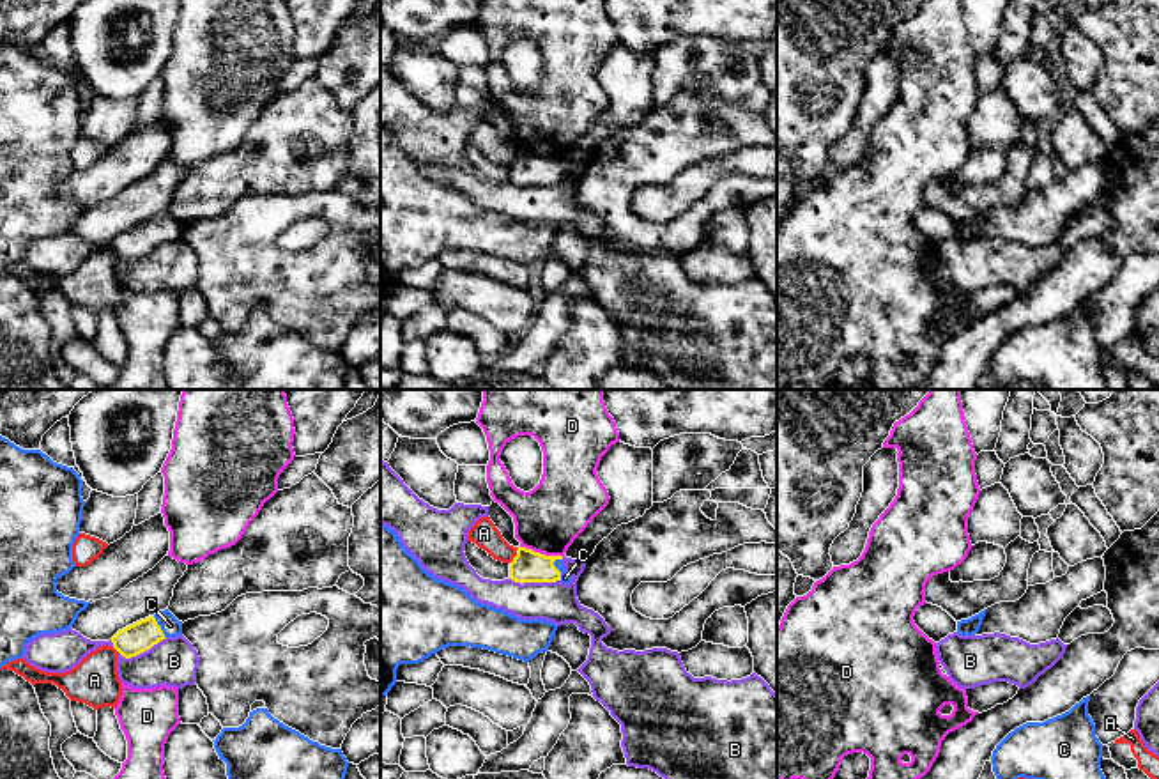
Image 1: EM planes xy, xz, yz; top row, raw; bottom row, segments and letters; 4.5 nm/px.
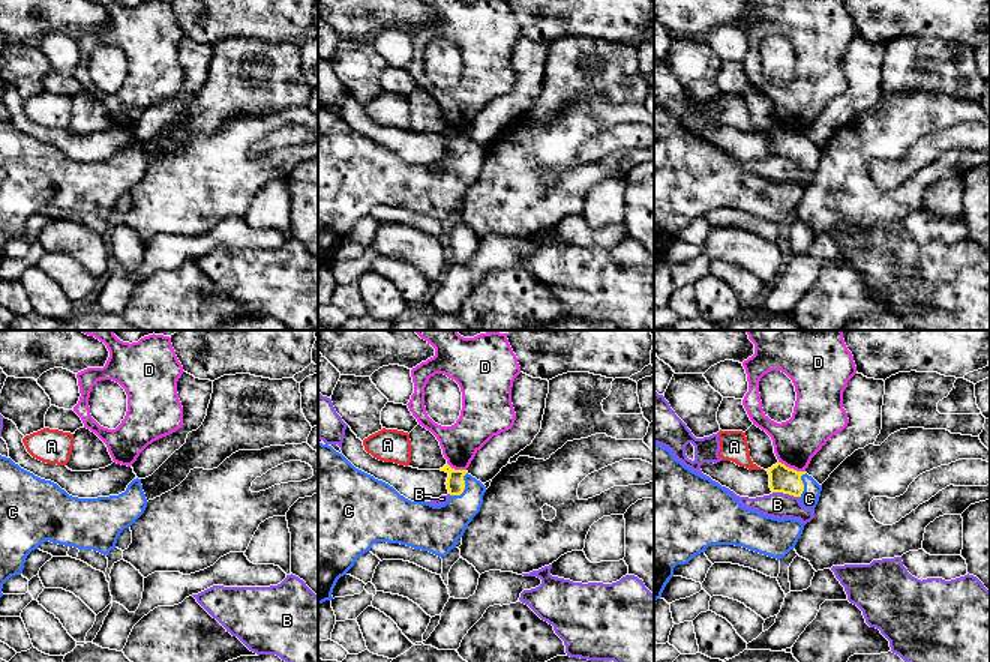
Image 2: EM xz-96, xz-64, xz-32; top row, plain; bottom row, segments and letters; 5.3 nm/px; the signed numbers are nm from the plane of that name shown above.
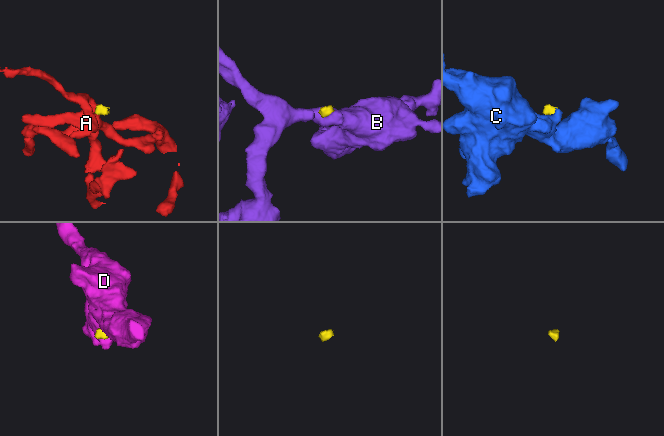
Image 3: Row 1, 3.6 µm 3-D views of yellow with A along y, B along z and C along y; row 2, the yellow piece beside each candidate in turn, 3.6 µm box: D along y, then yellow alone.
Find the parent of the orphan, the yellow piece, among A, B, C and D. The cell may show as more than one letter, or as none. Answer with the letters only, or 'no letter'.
C

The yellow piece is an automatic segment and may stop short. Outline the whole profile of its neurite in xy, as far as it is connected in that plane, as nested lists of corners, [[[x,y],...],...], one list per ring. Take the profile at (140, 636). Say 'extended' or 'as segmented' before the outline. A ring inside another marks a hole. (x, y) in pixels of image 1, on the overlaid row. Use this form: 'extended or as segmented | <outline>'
extended | [[[168,609],[140,620],[113,637],[113,648],[126,659],[136,657],[166,637],[182,634],[182,621],[179,621]]]

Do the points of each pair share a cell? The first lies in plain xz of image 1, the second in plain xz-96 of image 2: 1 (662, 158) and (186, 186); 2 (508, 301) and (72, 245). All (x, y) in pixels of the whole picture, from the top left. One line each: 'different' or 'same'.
1: same
2: same

